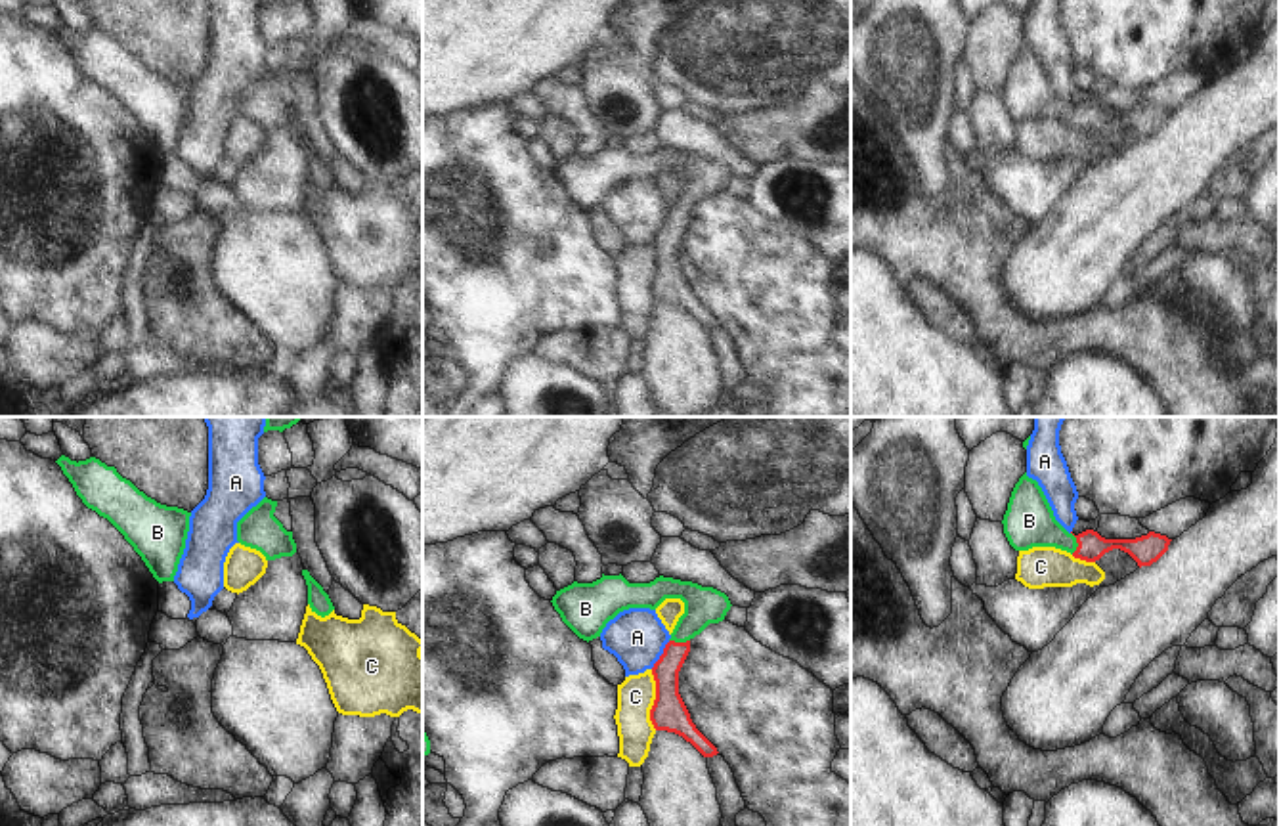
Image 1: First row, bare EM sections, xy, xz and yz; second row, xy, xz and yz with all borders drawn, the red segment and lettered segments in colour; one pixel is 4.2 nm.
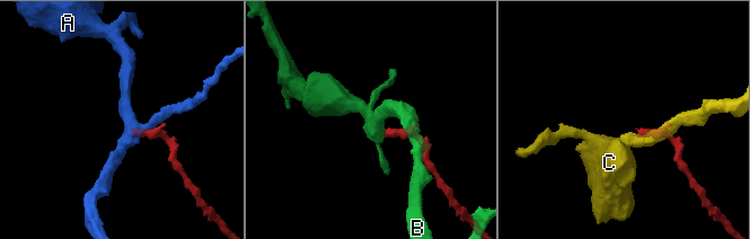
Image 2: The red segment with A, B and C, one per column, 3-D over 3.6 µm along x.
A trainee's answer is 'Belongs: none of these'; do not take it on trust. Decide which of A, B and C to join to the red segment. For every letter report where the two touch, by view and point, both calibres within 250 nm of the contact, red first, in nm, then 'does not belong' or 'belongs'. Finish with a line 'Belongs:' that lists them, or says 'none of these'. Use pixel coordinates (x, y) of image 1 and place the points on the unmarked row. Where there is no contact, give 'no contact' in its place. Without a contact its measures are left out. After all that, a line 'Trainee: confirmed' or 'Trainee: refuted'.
A: xz (662, 226) | 140/240 nm | does not belong
B: yz (1077, 113) | 110/220 nm | belongs
C: xz (654, 272) | 150/160 nm | does not belong
Belongs: B
Trainee: refuted

